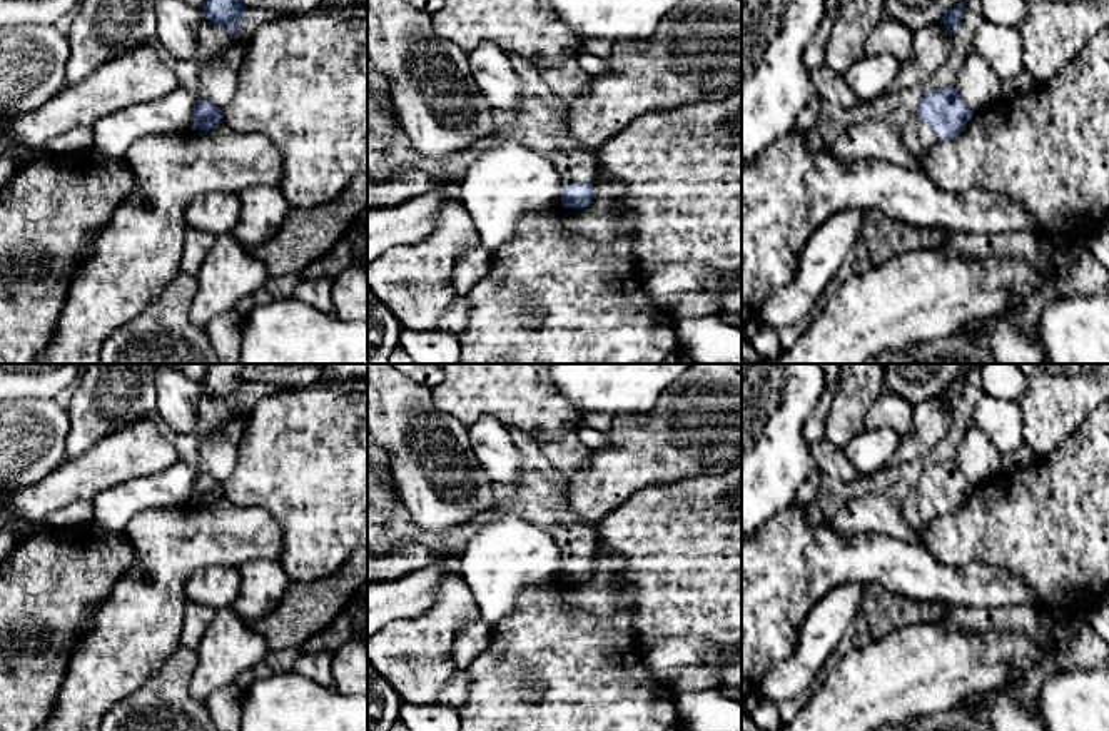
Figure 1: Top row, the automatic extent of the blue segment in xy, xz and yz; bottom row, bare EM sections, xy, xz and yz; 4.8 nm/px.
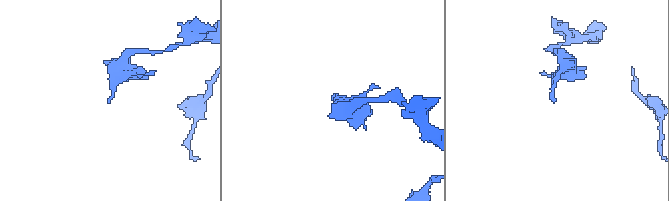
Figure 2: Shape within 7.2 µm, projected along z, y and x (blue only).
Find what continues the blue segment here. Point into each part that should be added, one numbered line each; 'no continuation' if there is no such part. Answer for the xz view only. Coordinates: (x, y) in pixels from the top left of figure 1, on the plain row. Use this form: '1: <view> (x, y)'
1: xz (573, 539)

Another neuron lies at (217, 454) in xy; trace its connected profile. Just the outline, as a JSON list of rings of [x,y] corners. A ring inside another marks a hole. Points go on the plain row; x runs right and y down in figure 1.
[[[241,406],[230,409],[225,422],[199,447],[199,472],[220,484],[232,474],[237,447],[246,431],[251,411]]]

